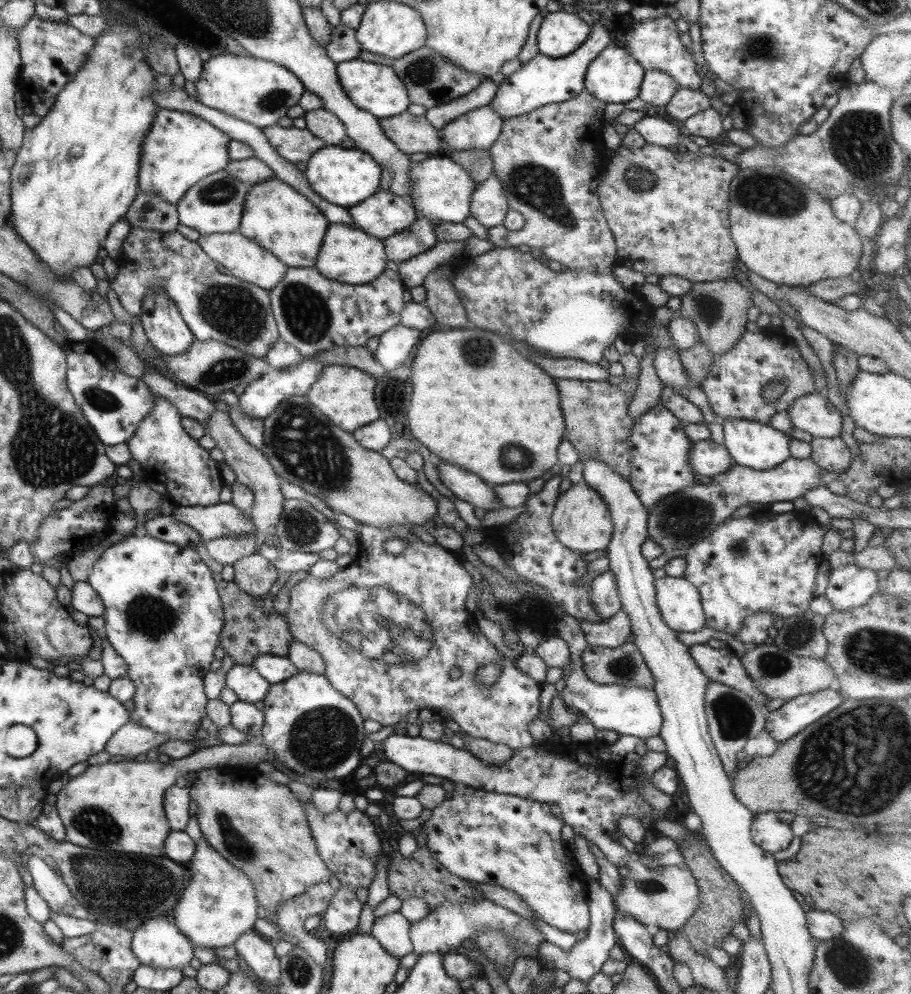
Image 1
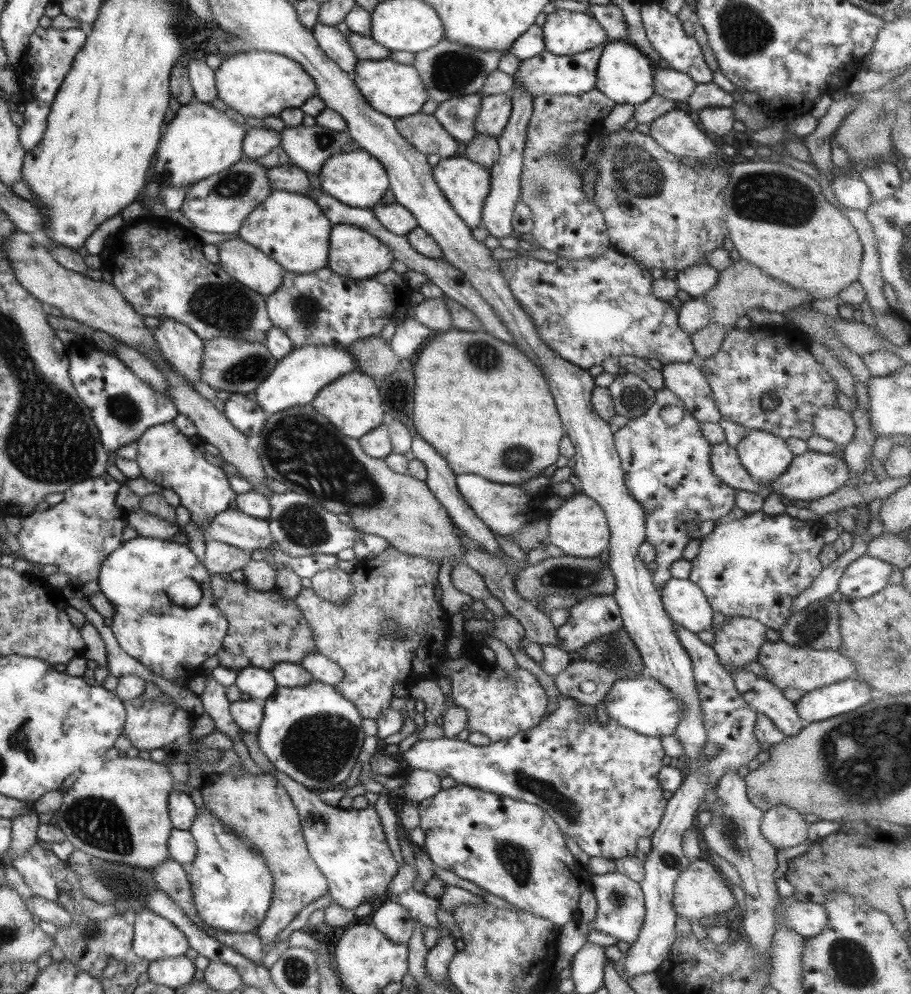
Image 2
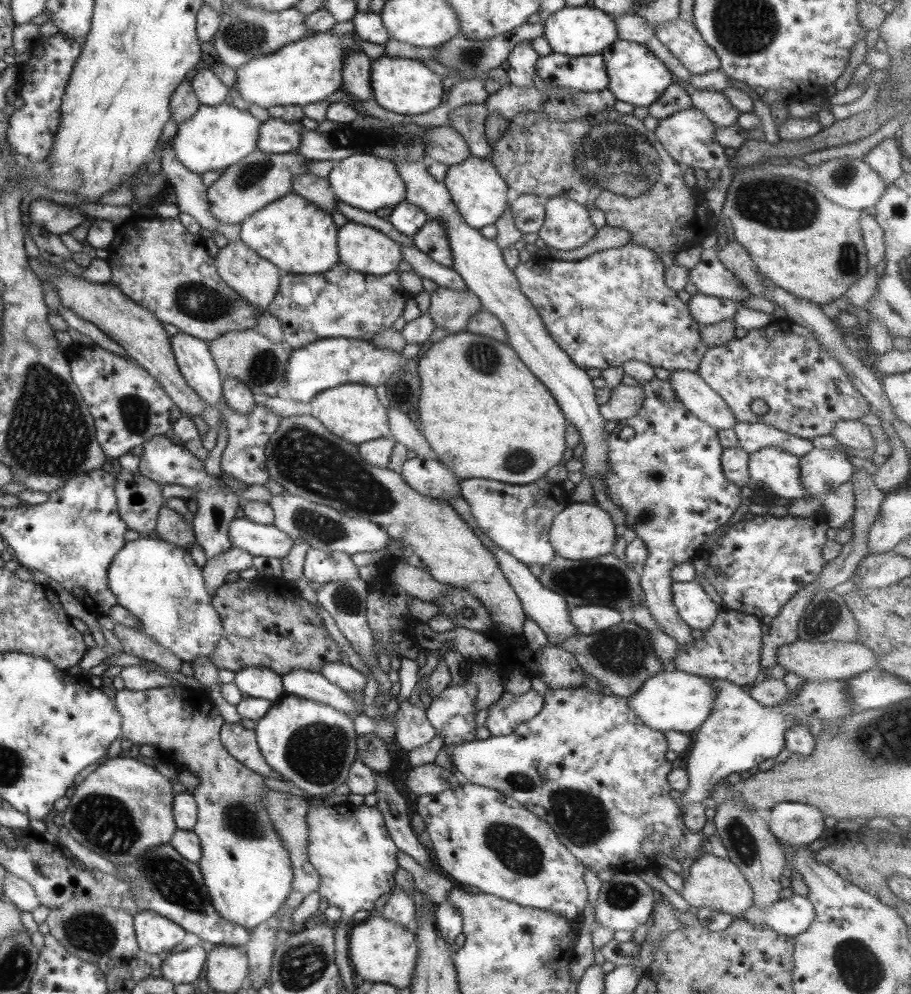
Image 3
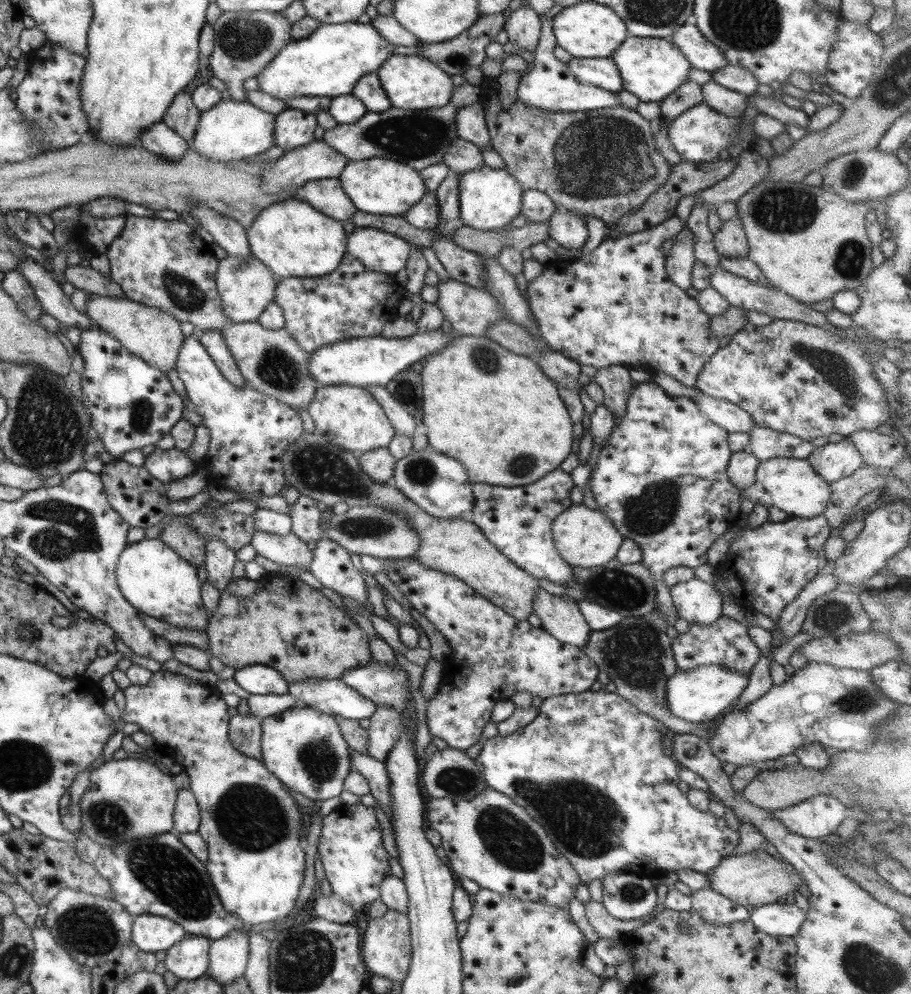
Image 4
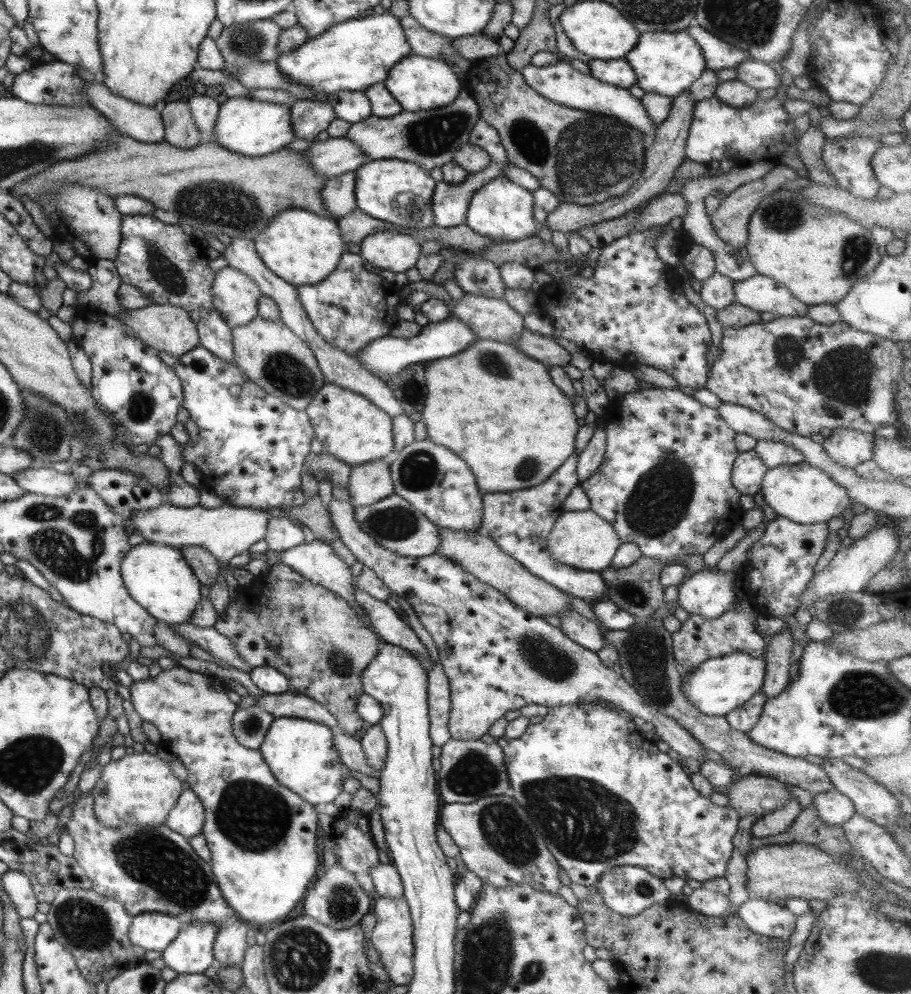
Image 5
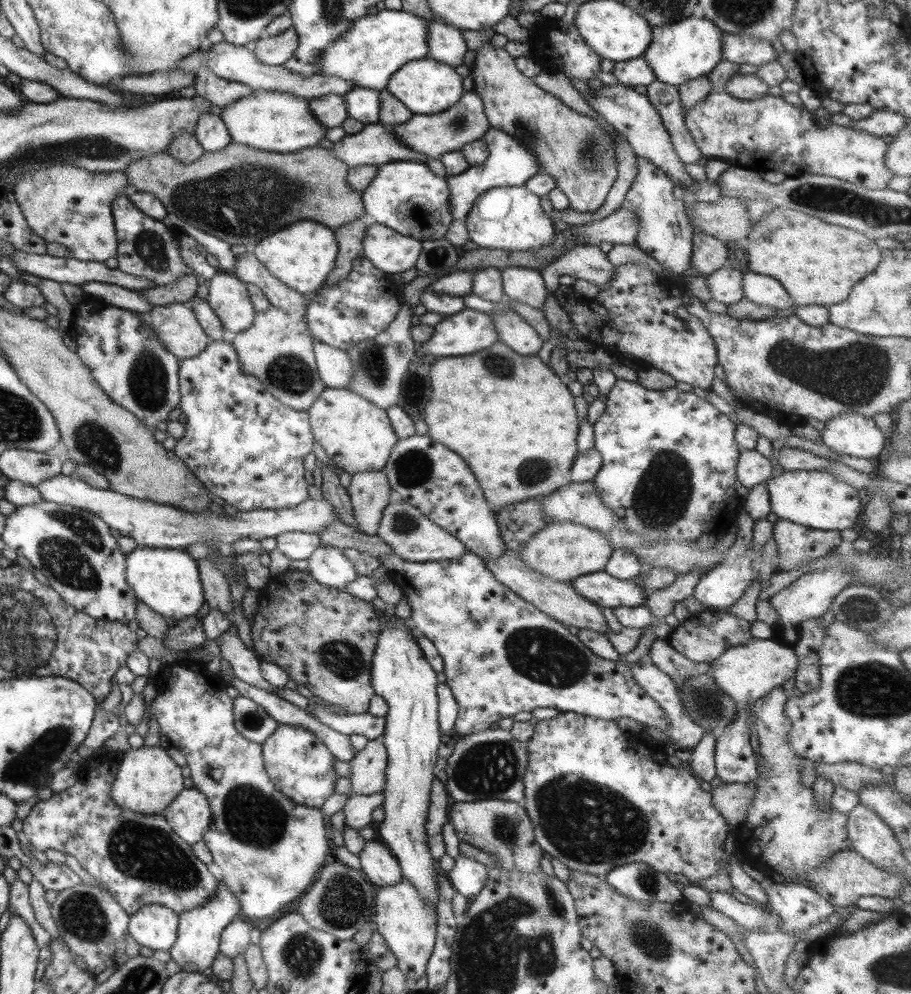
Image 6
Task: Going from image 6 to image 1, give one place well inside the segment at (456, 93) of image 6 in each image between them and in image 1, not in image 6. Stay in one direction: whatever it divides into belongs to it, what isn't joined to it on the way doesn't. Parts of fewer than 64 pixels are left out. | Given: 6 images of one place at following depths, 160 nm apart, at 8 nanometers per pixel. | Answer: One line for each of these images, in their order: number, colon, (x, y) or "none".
1: (375, 89)
2: (392, 89)
3: (404, 86)
4: (409, 82)
5: (416, 83)

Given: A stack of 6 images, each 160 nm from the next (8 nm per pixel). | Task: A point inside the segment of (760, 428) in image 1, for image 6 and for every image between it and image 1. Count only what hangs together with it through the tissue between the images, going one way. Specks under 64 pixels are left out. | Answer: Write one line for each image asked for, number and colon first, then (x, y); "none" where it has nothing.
2: (763, 455)
3: (770, 468)
4: (794, 488)
5: (804, 494)
6: (816, 499)

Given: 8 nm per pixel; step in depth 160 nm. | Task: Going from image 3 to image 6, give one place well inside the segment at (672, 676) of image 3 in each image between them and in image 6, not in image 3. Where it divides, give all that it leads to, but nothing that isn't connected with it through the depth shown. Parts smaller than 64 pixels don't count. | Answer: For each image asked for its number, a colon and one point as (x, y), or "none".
4: (696, 695)
5: (718, 685)
6: (745, 672)

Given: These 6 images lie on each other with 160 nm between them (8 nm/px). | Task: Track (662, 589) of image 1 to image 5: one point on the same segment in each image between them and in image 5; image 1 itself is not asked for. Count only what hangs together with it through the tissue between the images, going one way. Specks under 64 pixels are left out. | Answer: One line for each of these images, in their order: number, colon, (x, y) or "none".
2: (683, 601)
3: (695, 608)
4: (696, 602)
5: (708, 594)

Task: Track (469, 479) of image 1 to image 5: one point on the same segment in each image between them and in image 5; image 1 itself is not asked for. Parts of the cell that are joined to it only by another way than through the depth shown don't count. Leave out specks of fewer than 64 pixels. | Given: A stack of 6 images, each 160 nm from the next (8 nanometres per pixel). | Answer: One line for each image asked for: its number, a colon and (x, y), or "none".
2: (504, 508)
3: (517, 518)
4: (517, 520)
5: (518, 522)

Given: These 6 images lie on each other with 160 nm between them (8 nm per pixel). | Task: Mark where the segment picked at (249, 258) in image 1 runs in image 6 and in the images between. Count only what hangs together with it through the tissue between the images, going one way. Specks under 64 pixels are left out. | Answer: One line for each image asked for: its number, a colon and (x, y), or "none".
2: (246, 264)
3: (253, 279)
4: (245, 286)
5: (234, 296)
6: (227, 298)

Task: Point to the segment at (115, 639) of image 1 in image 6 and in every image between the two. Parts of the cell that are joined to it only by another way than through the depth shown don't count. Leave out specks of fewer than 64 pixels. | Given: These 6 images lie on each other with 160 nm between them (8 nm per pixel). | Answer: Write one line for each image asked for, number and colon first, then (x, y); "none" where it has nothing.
2: (171, 641)
3: (158, 583)
4: (154, 580)
5: (156, 577)
6: (166, 580)

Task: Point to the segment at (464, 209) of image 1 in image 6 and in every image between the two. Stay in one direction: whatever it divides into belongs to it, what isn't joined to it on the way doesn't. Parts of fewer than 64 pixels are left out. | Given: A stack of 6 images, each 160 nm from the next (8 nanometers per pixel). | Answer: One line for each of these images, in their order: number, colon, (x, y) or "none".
2: (463, 184)
3: (476, 189)
4: (488, 198)
5: (500, 209)
6: (509, 217)

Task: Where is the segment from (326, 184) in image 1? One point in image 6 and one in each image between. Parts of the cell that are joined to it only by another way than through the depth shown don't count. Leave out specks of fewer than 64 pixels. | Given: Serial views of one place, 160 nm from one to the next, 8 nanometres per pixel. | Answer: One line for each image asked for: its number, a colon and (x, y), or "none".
2: (355, 178)
3: (367, 182)
4: (376, 185)
5: (393, 191)
6: (406, 196)

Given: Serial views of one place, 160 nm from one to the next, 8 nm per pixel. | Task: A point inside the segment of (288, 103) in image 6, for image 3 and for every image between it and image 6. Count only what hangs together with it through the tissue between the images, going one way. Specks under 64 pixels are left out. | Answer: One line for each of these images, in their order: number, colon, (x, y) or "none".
3: (214, 137)
4: (231, 130)
5: (246, 126)

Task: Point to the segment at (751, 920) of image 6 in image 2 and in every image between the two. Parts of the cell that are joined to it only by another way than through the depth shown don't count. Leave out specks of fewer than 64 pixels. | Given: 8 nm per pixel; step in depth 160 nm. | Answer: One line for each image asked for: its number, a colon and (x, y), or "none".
2: (807, 919)
3: (790, 916)
4: (779, 918)
5: (767, 918)

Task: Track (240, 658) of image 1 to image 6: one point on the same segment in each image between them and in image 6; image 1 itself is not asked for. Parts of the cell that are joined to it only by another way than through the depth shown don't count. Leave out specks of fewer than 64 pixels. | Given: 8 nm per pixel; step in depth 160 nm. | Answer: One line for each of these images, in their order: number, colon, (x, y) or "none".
2: (264, 628)
3: (265, 623)
4: (276, 621)
5: (281, 620)
6: (324, 638)

